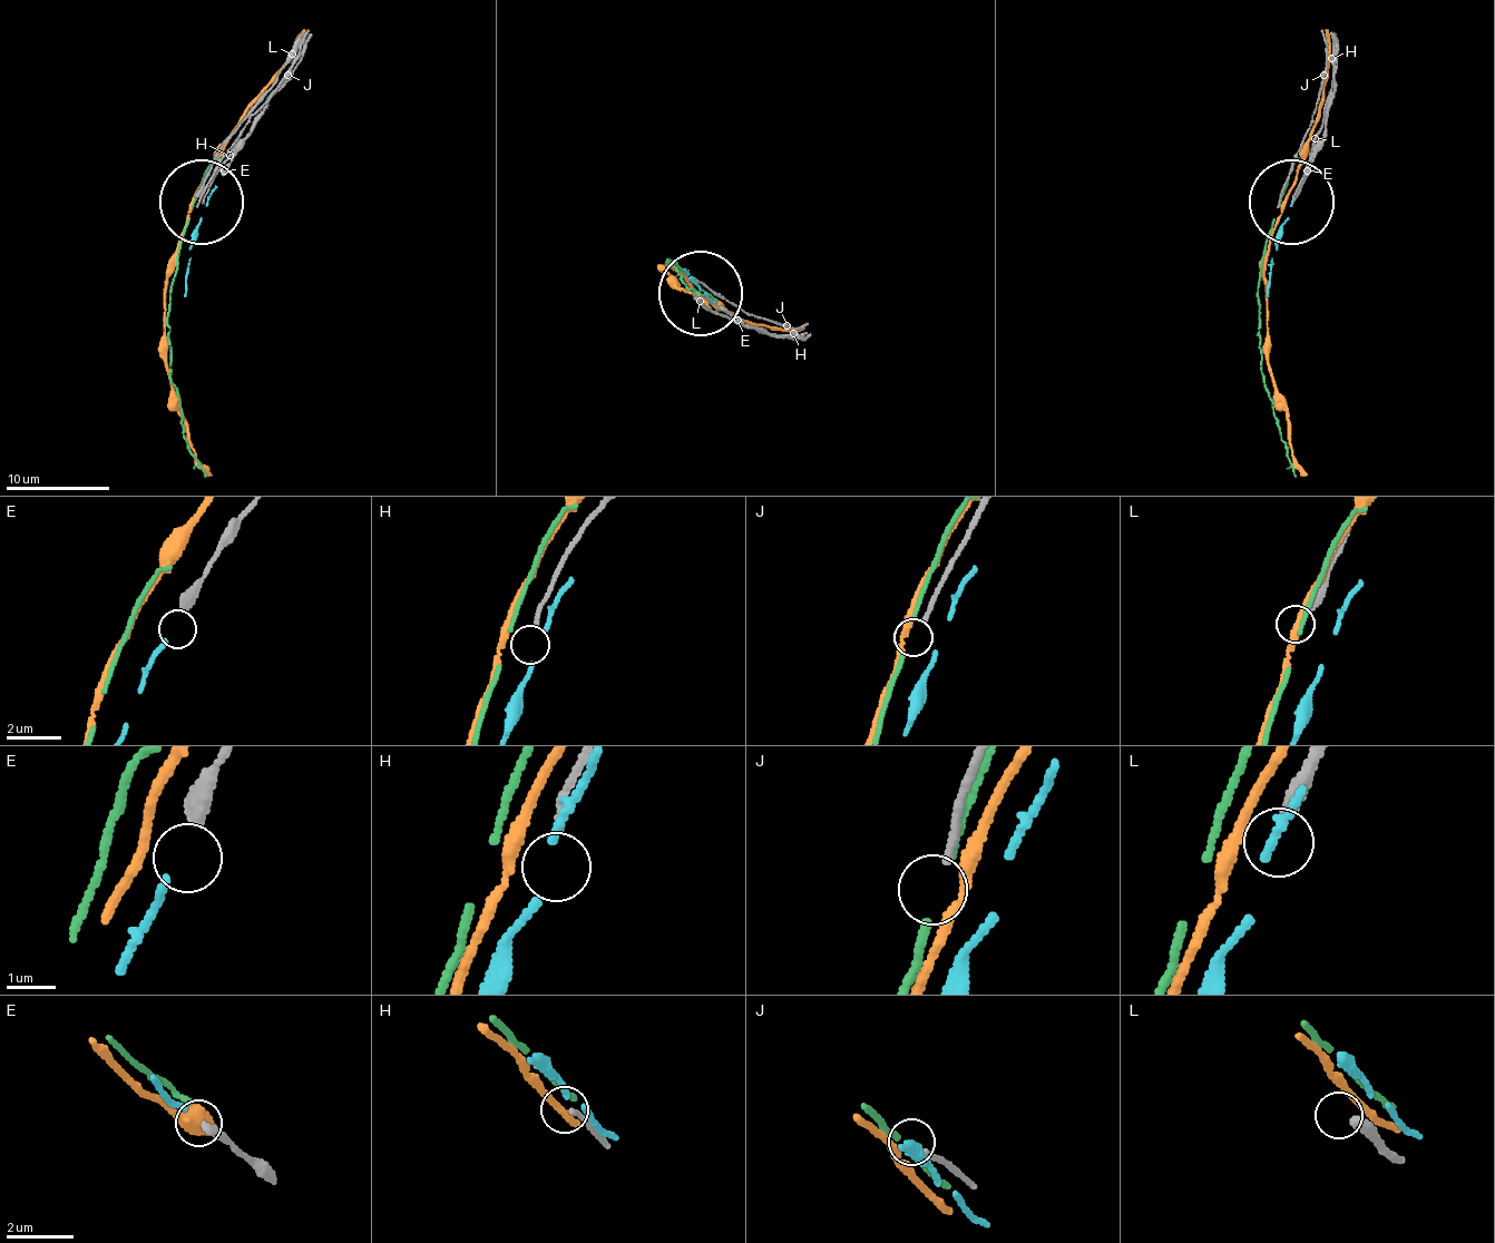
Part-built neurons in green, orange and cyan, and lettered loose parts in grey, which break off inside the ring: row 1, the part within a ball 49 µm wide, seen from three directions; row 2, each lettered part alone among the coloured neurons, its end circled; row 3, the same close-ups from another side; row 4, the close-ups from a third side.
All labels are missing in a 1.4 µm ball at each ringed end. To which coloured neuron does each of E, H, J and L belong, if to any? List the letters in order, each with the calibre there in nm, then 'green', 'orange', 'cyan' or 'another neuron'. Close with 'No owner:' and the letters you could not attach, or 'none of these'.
E: calibre 340 nm; cyan
H: calibre 120 nm; another neuron
J: calibre 130 nm; another neuron
L: calibre 360 nm; another neuron
No owner: H, J, L

